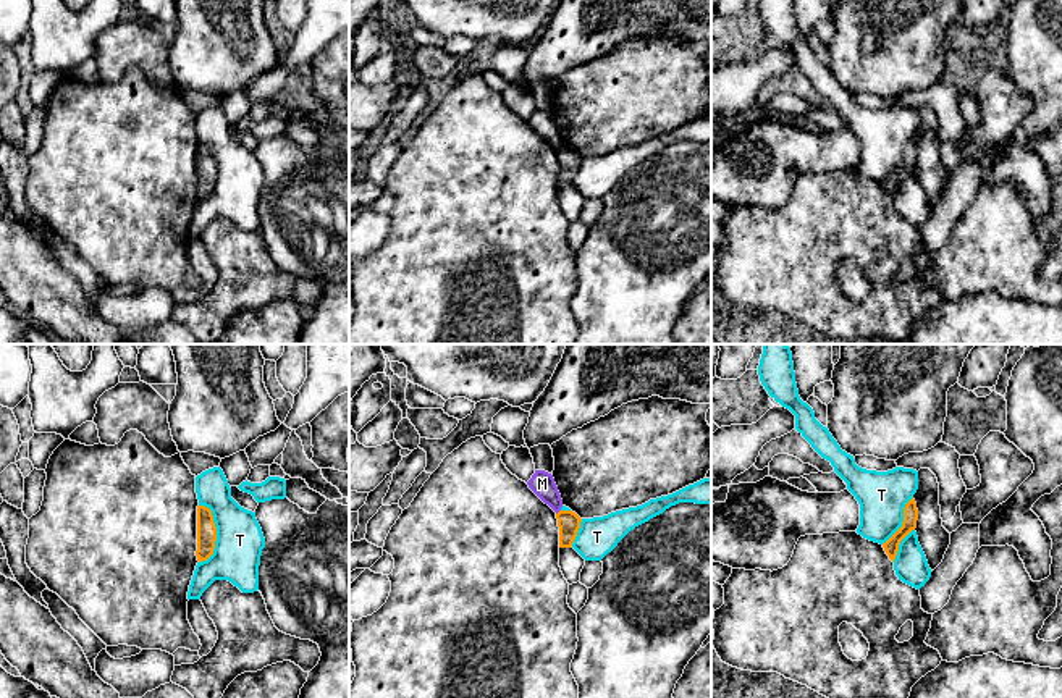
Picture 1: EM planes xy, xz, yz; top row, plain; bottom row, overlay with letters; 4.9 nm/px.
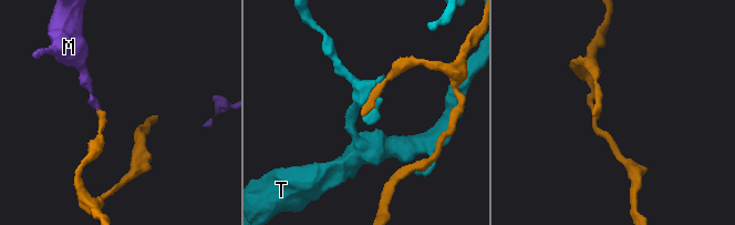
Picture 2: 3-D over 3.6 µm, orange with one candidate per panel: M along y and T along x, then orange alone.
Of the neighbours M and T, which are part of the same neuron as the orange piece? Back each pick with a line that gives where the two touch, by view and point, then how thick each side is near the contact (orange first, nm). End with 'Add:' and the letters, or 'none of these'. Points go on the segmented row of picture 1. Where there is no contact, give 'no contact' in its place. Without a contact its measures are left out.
Add: none of these

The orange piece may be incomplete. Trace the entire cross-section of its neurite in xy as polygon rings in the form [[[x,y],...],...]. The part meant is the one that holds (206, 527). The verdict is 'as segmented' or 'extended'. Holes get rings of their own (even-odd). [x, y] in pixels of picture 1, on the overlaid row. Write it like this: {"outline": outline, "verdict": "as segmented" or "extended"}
{"outline": [[[197,506],[197,561],[207,561],[215,549],[217,527],[212,511],[205,506]]], "verdict": "as segmented"}

